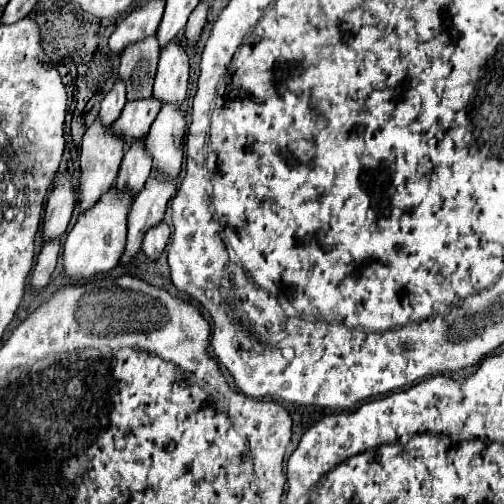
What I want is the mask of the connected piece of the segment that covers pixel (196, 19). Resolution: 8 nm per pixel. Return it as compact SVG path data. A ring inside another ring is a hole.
M201 1L199 7L195 7L195 11L191 13L187 25L185 25L185 31L183 31L183 45L185 47L195 47L201 31L203 31L203 25L205 25L205 19L207 19L207 3Z

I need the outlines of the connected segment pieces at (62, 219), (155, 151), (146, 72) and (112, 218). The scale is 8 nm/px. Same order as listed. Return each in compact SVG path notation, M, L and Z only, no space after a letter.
M63 173L57 177L57 183L49 193L43 217L43 243L49 243L51 239L61 239L65 235L75 203L77 187L71 185L71 175Z
M163 105L149 135L145 149L153 159L153 171L165 179L175 179L183 163L185 115L177 105Z
M149 37L121 53L119 77L127 89L127 101L147 99L153 91L153 77L159 61L159 45L155 37Z
M111 189L101 197L101 203L95 203L89 211L85 211L85 215L79 215L75 227L71 229L71 233L67 233L63 243L63 271L67 279L83 281L117 267L121 251L125 249L129 207L131 203L125 203L125 199L117 199Z

